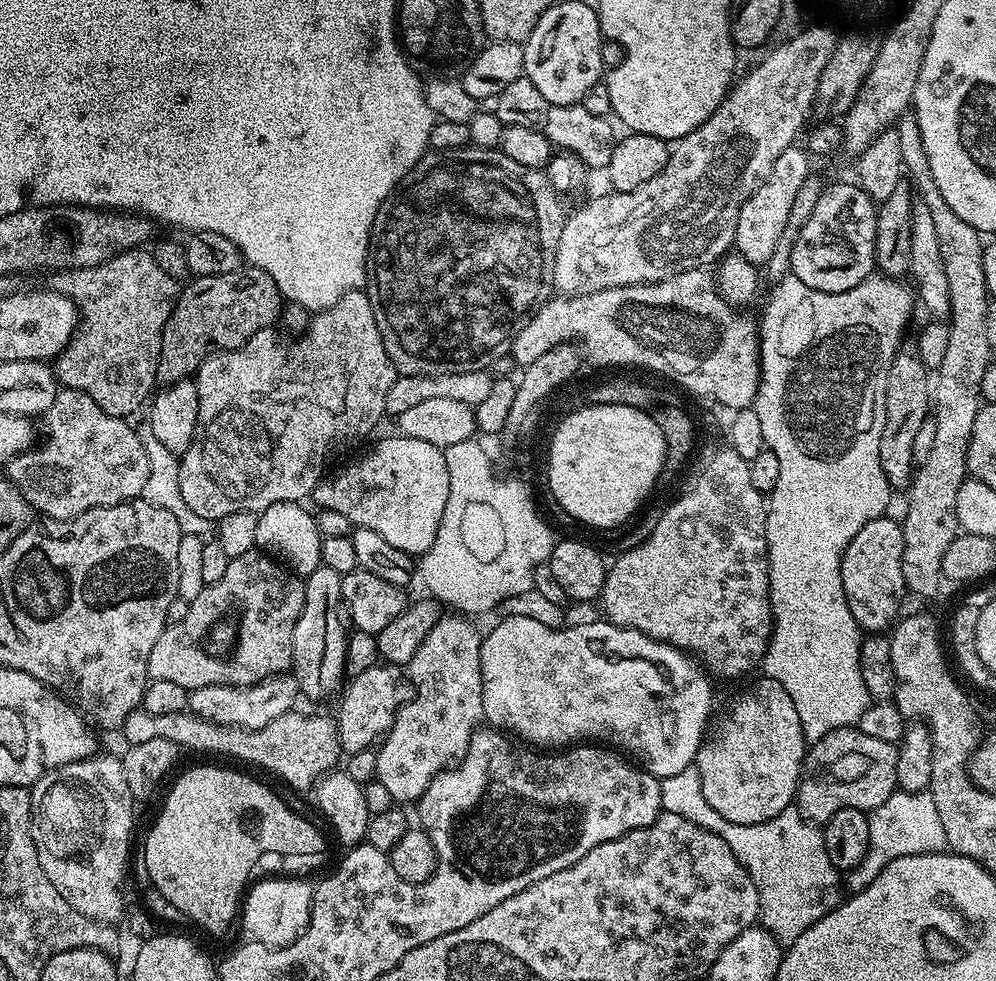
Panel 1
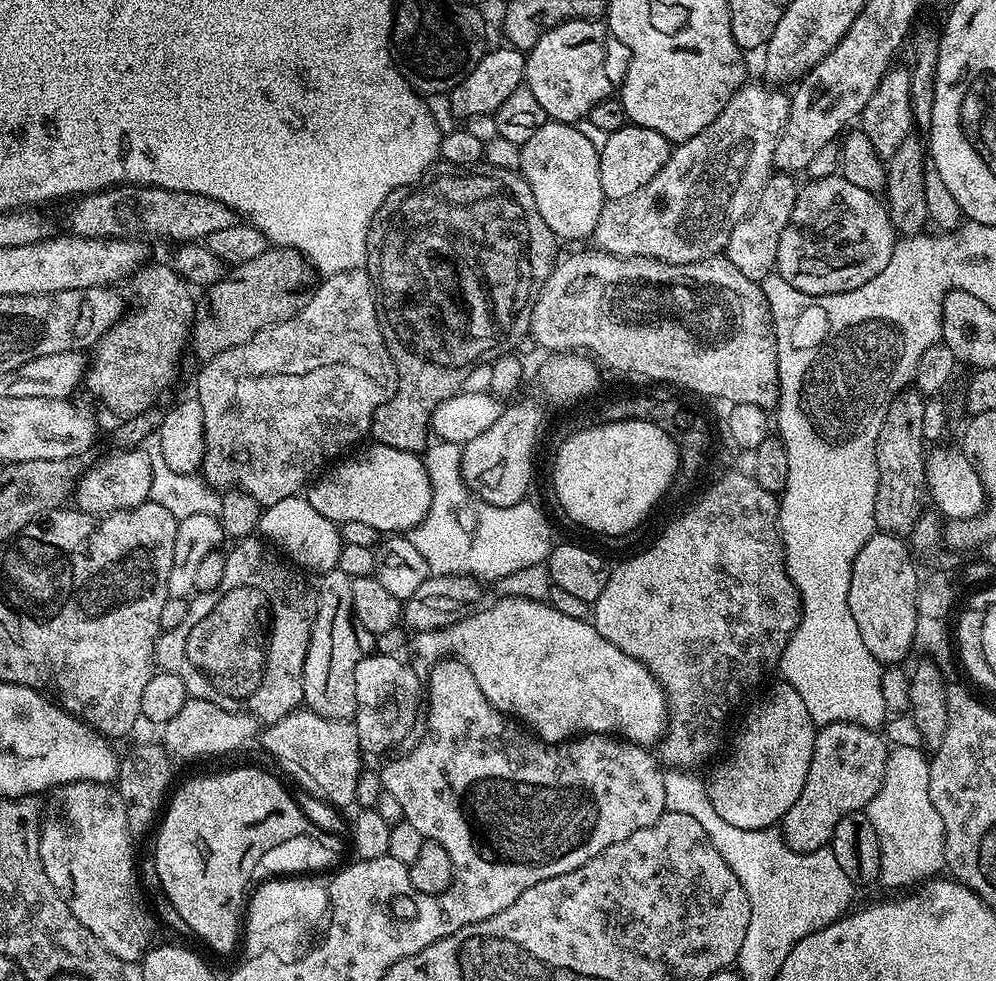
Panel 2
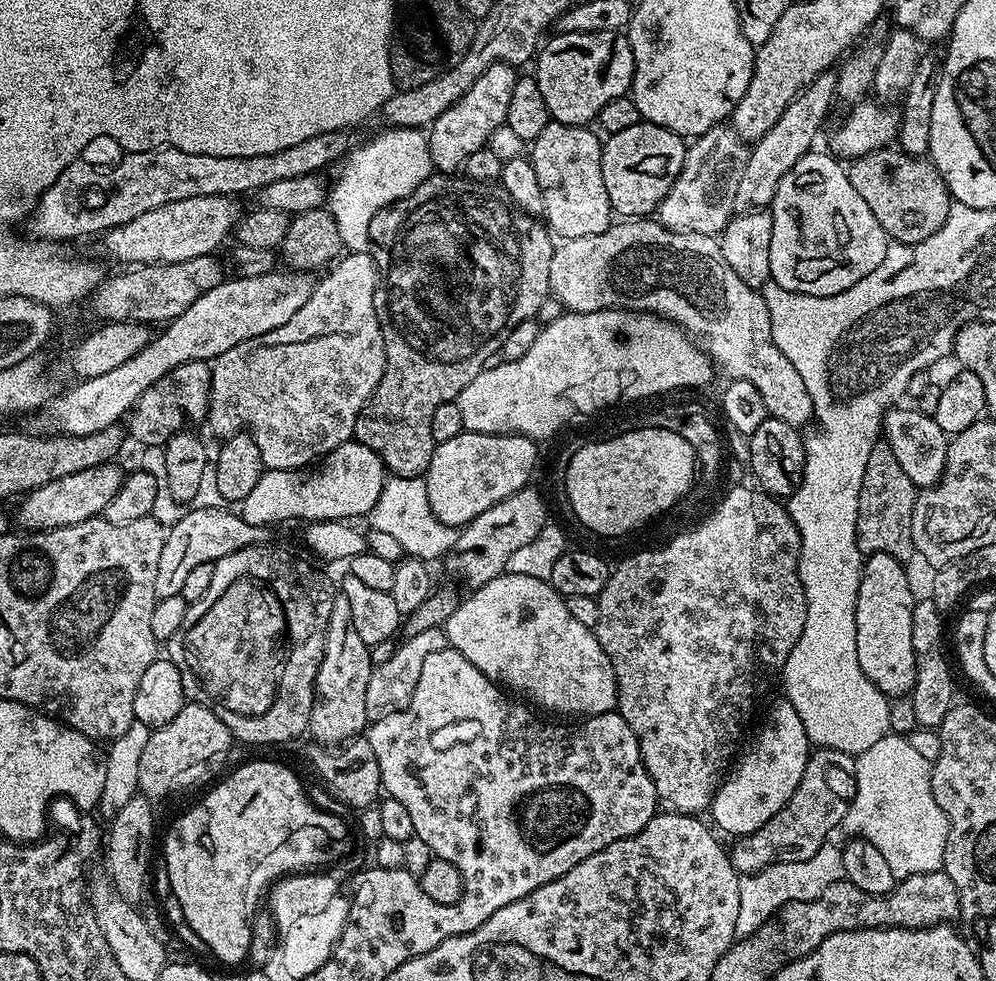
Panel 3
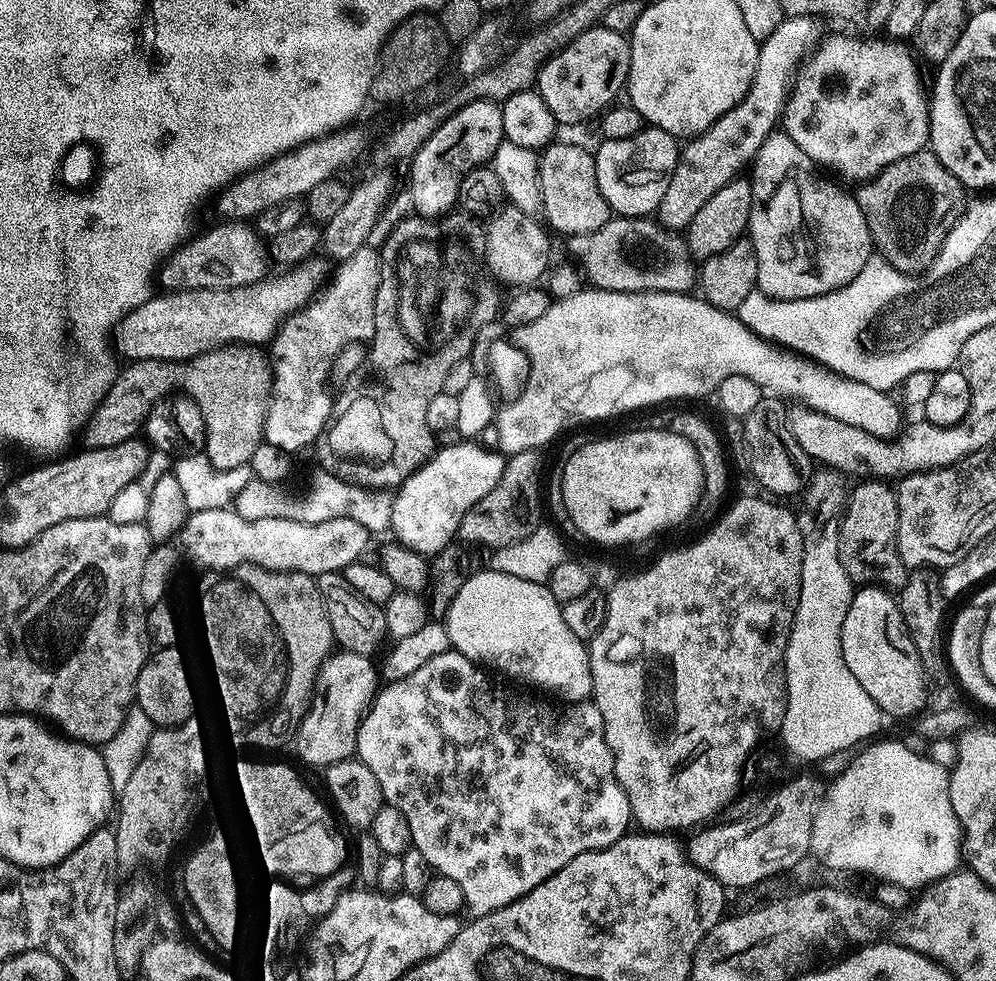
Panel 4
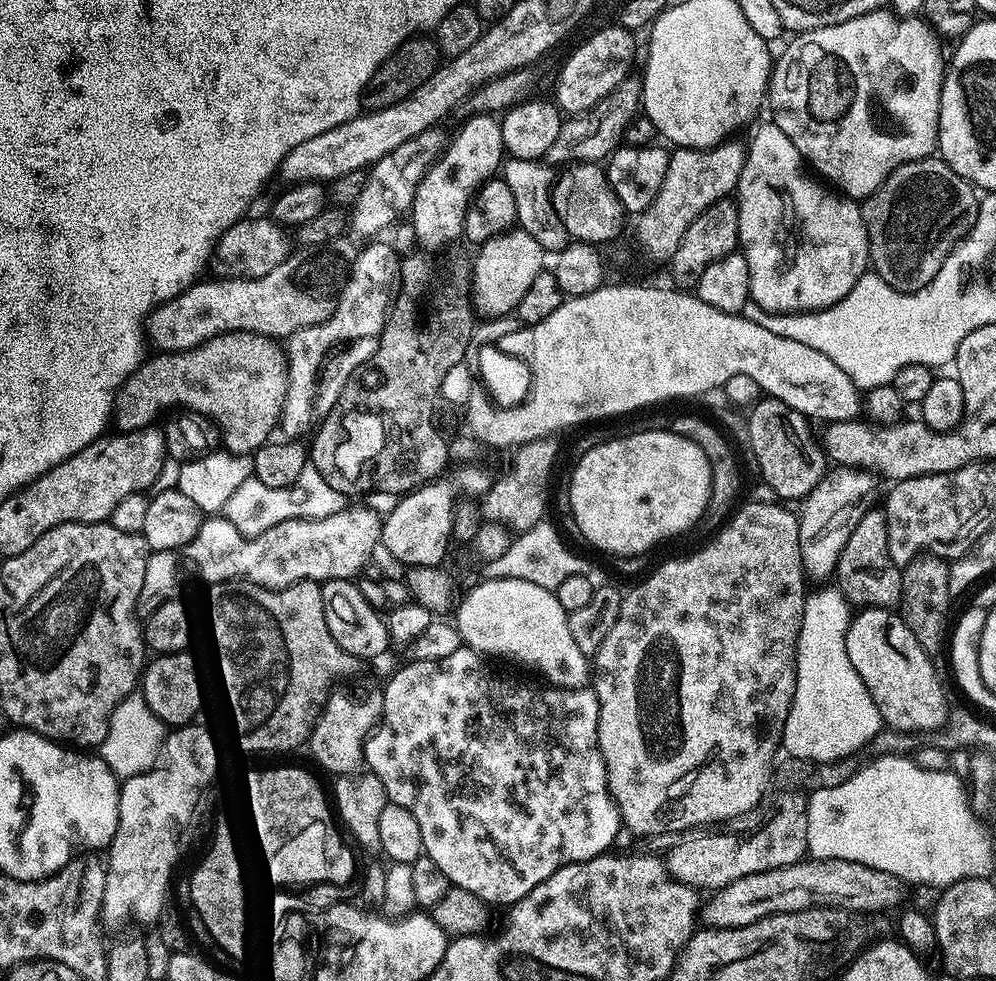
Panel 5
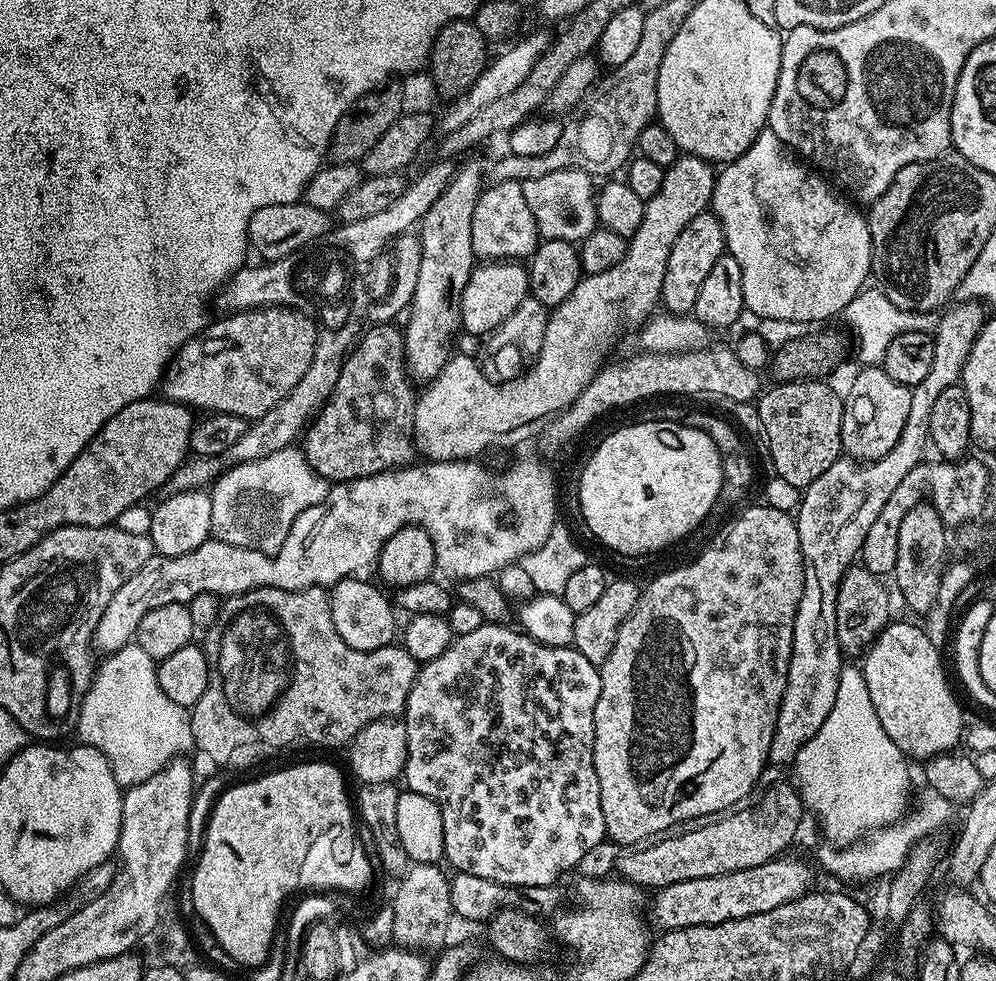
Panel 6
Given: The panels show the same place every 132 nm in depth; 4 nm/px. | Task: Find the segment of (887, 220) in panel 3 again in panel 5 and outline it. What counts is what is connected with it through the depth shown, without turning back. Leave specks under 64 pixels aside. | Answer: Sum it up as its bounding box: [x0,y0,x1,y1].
[870,158,980,292]

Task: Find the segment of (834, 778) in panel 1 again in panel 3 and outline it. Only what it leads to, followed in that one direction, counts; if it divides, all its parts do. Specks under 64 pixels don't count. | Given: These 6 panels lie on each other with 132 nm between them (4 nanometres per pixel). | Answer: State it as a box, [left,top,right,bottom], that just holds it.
[730,754,846,874]

